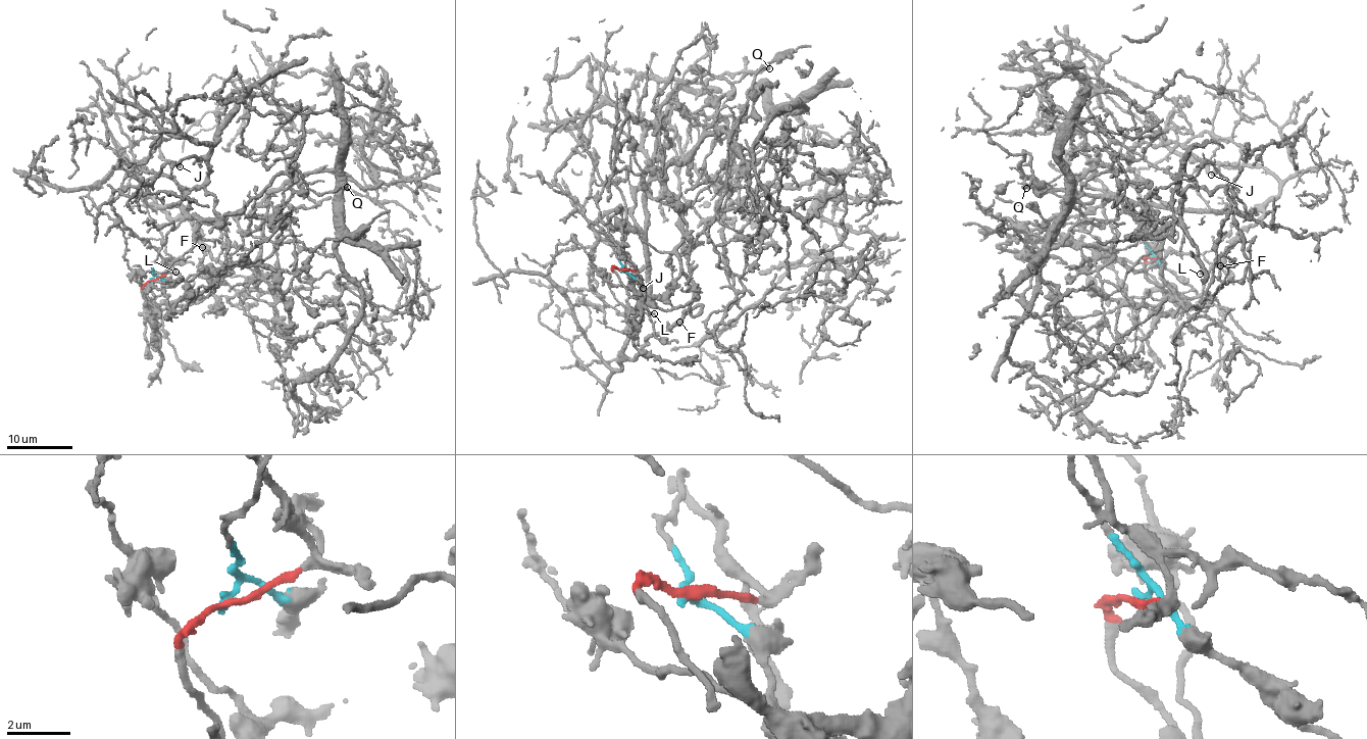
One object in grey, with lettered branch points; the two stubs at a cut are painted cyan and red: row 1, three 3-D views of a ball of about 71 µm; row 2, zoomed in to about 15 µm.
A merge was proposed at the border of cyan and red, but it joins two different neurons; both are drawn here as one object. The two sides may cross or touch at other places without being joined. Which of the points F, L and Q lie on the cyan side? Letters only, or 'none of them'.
F, Q

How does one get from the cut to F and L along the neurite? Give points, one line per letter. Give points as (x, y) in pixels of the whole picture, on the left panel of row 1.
F: (151, 279), (163, 286), (145, 321), (211, 282), (217, 286), (214, 274), (224, 268), (202, 248)
L: (151, 279), (164, 277), (170, 271), (166, 257), (170, 258), (175, 272)

